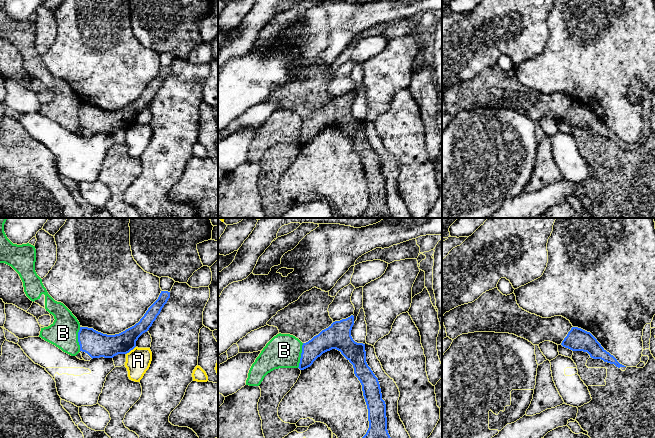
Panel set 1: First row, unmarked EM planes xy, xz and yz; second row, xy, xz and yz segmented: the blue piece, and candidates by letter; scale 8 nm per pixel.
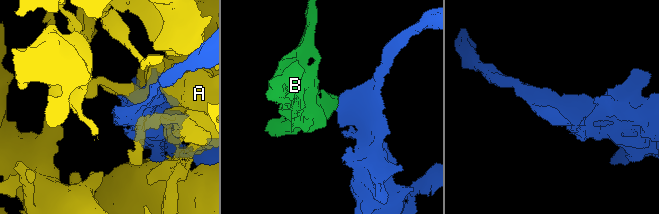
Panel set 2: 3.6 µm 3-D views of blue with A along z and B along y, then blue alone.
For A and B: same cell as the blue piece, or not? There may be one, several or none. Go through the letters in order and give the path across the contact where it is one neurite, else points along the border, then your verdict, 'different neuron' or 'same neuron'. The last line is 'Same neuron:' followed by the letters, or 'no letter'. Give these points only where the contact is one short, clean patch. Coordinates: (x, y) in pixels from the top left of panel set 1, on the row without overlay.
A: different neuron
B: along xz (303, 119), (300, 138), (297, 143) | different neuron
Same neuron: no letter

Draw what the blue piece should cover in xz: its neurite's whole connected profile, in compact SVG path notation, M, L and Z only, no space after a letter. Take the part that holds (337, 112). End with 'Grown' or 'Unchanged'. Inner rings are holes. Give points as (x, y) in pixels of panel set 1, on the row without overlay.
M354 92L333 98L328 104L322 106L318 111L302 121L302 129L299 145L310 143L313 138L323 129L336 125L353 141L354 150L362 161L363 172L368 185L369 204L366 210L357 217L351 218L393 218L387 206L386 180L382 175L382 169L378 154L366 138L365 120L357 119L351 112L354 101Z. Unchanged

